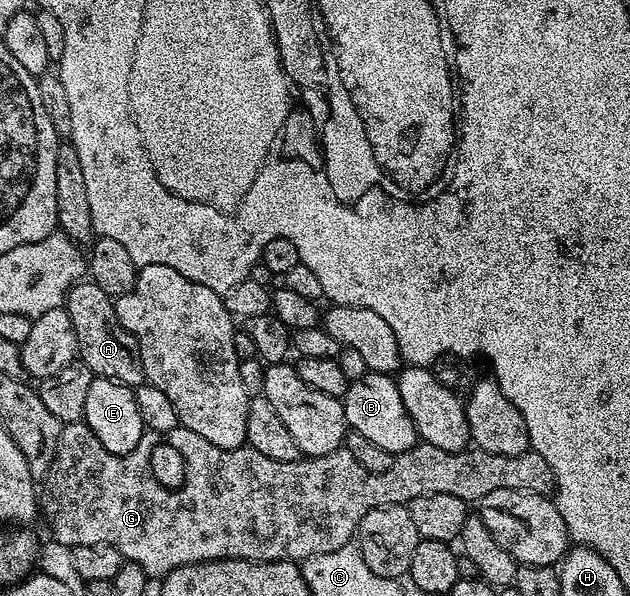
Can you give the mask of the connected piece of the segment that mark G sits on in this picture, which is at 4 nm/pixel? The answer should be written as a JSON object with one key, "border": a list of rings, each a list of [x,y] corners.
{"border":[[[85,420],[65,423],[60,432],[60,440],[56,444],[54,459],[44,479],[46,487],[43,490],[41,487],[40,490],[40,514],[41,517],[46,517],[46,522],[50,525],[51,532],[54,533],[51,534],[53,541],[69,547],[79,546],[80,544],[112,544],[112,548],[116,548],[116,552],[120,552],[125,561],[140,564],[140,568],[144,568],[147,579],[161,580],[166,577],[168,572],[172,572],[178,566],[187,566],[197,562],[211,562],[221,558],[243,558],[249,562],[285,562],[287,560],[311,558],[324,552],[336,552],[336,548],[351,545],[352,539],[358,533],[360,520],[364,520],[364,516],[368,516],[368,512],[372,508],[400,506],[416,500],[416,496],[432,496],[432,492],[445,492],[447,496],[460,496],[460,500],[464,500],[468,504],[477,504],[481,502],[484,496],[488,496],[488,492],[496,492],[500,488],[545,495],[549,495],[554,488],[554,473],[552,468],[548,468],[548,460],[544,460],[544,456],[540,456],[533,448],[524,451],[520,456],[496,456],[492,452],[484,452],[477,448],[467,448],[460,452],[444,452],[444,448],[436,448],[436,444],[419,441],[418,445],[408,448],[403,454],[397,455],[392,468],[388,468],[388,472],[373,474],[368,472],[364,468],[364,464],[360,464],[360,460],[356,460],[356,456],[352,456],[352,452],[345,448],[333,450],[324,456],[316,456],[315,458],[303,456],[296,462],[285,462],[284,460],[272,460],[272,456],[263,456],[247,445],[225,450],[208,440],[204,440],[204,436],[200,436],[200,432],[192,432],[187,426],[180,424],[164,436],[164,441],[172,444],[176,448],[176,452],[180,452],[180,456],[184,456],[186,475],[182,486],[176,490],[169,490],[161,486],[156,480],[156,476],[152,476],[150,471],[152,448],[158,445],[159,441],[159,435],[146,432],[143,433],[140,444],[136,444],[136,448],[132,448],[132,452],[113,454],[108,452],[108,448],[104,448],[104,444],[100,444],[100,440],[96,440],[92,428],[88,428]]]}

